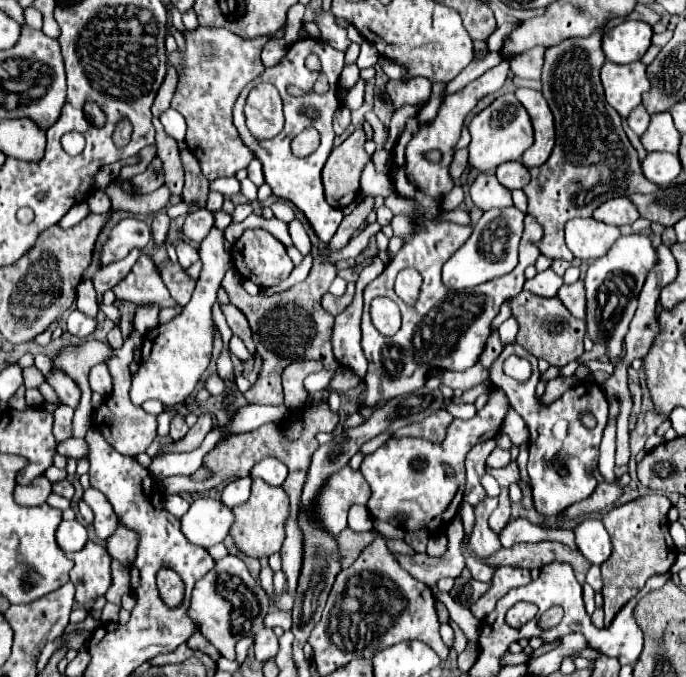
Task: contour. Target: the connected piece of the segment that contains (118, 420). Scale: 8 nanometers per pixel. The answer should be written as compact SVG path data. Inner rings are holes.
M134 330L125 340L120 349L114 350L113 356L107 362L107 366L112 377L113 388L107 402L103 400L101 406L95 410L93 414L93 428L107 440L107 444L111 444L117 452L121 454L129 454L129 456L137 456L141 452L145 452L151 442L155 440L155 430L157 430L157 420L153 414L147 414L141 406L135 406L129 398L129 388L131 388L131 373L129 372L129 364L133 360L133 352L142 348L143 336Z

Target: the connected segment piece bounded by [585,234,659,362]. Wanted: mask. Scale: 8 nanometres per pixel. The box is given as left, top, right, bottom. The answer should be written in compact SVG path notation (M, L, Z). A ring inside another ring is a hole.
M629 234L621 236L613 248L595 260L585 274L587 288L587 334L597 344L607 344L609 360L615 362L621 354L621 344L627 334L629 322L637 308L637 296L643 288L643 282L649 270L657 264L657 250L653 248L649 236Z

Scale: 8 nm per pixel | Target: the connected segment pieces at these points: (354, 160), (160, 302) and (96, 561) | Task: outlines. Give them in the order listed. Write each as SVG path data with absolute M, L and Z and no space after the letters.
M353 132L341 146L333 148L323 168L325 198L333 208L345 208L359 194L361 172L371 160L363 150L365 132Z
M141 256L131 272L113 288L113 292L119 300L129 300L135 304L155 302L159 308L177 306L151 256Z
M87 542L83 550L67 554L75 562L71 568L71 582L77 588L77 604L95 600L111 586L111 556L103 544Z

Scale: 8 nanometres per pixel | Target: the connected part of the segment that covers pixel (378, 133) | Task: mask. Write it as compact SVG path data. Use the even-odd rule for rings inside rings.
M367 112L365 120L373 126L373 132L375 132L373 140L375 140L377 148L383 148L383 146L389 142L389 128L387 128L387 126L385 126L377 116L375 116L375 112Z

